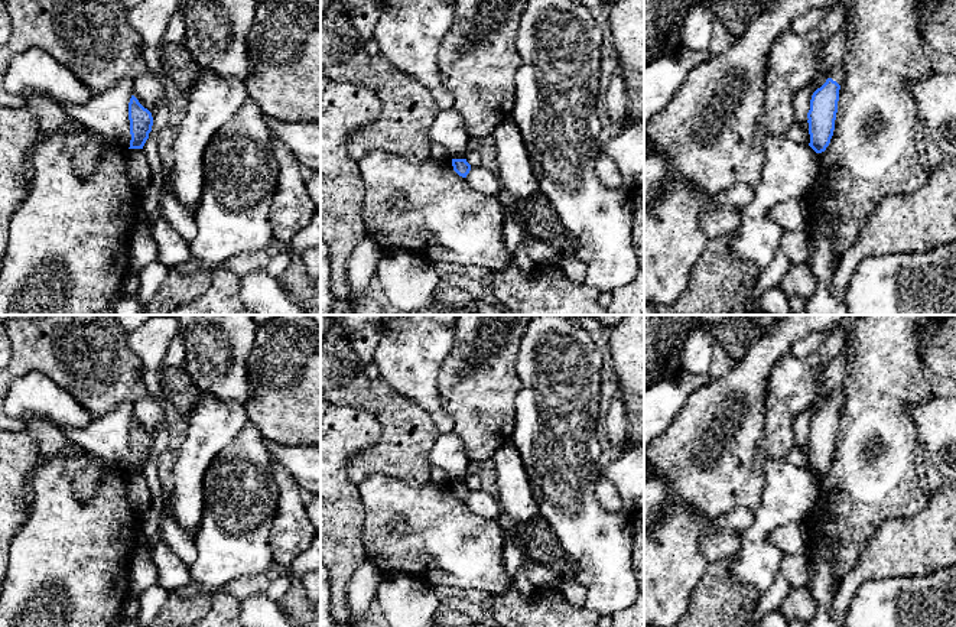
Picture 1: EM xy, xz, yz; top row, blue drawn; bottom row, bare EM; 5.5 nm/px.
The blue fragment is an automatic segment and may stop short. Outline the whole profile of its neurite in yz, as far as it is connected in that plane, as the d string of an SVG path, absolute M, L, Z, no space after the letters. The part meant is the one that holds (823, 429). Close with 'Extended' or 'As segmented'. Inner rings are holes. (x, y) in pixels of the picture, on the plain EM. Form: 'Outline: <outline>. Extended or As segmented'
Outline: M842 386L835 389L826 406L817 412L810 423L810 433L807 436L809 470L822 477L830 467L835 454L835 444L838 436L839 413L843 406Z. Extended

